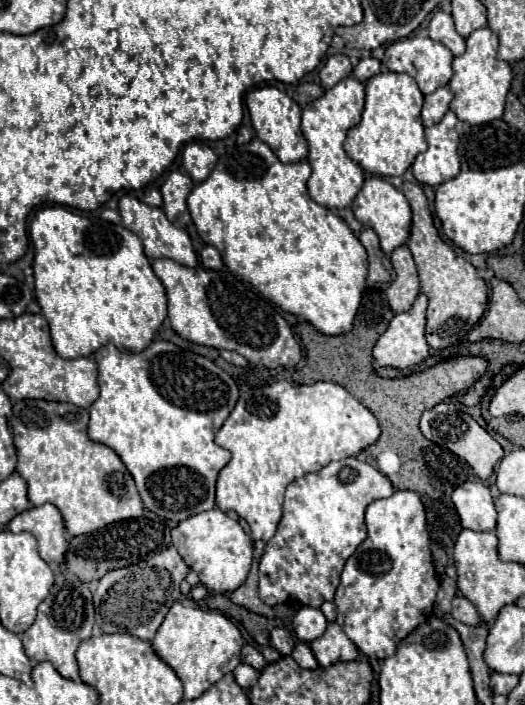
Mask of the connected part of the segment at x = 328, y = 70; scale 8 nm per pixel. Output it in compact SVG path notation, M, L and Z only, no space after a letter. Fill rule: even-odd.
M332 55L328 57L326 65L322 67L320 71L320 85L324 89L330 89L334 87L340 79L346 79L352 75L352 65L350 65L350 59L346 55Z

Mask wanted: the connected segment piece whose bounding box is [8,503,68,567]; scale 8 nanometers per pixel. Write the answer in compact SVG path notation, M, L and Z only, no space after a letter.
M52 503L32 507L20 515L16 515L10 523L8 529L12 533L22 533L28 531L38 539L40 547L40 557L46 563L56 563L58 567L64 565L66 553L68 553L68 535L64 527L64 519Z

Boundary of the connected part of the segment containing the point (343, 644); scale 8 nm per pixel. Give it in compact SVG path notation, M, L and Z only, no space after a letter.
M336 621L328 623L326 633L316 641L312 641L310 647L322 667L332 665L336 661L354 661L358 657L356 645L344 635L344 631Z

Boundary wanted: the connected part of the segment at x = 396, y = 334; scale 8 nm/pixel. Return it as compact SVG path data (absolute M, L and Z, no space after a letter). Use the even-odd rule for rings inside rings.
M424 293L418 295L416 303L412 305L410 311L396 315L388 329L384 331L384 335L376 341L374 347L374 359L376 359L376 367L396 367L396 369L404 369L404 367L412 367L416 363L422 363L428 357L428 343L426 343L426 309L428 309L428 297Z

